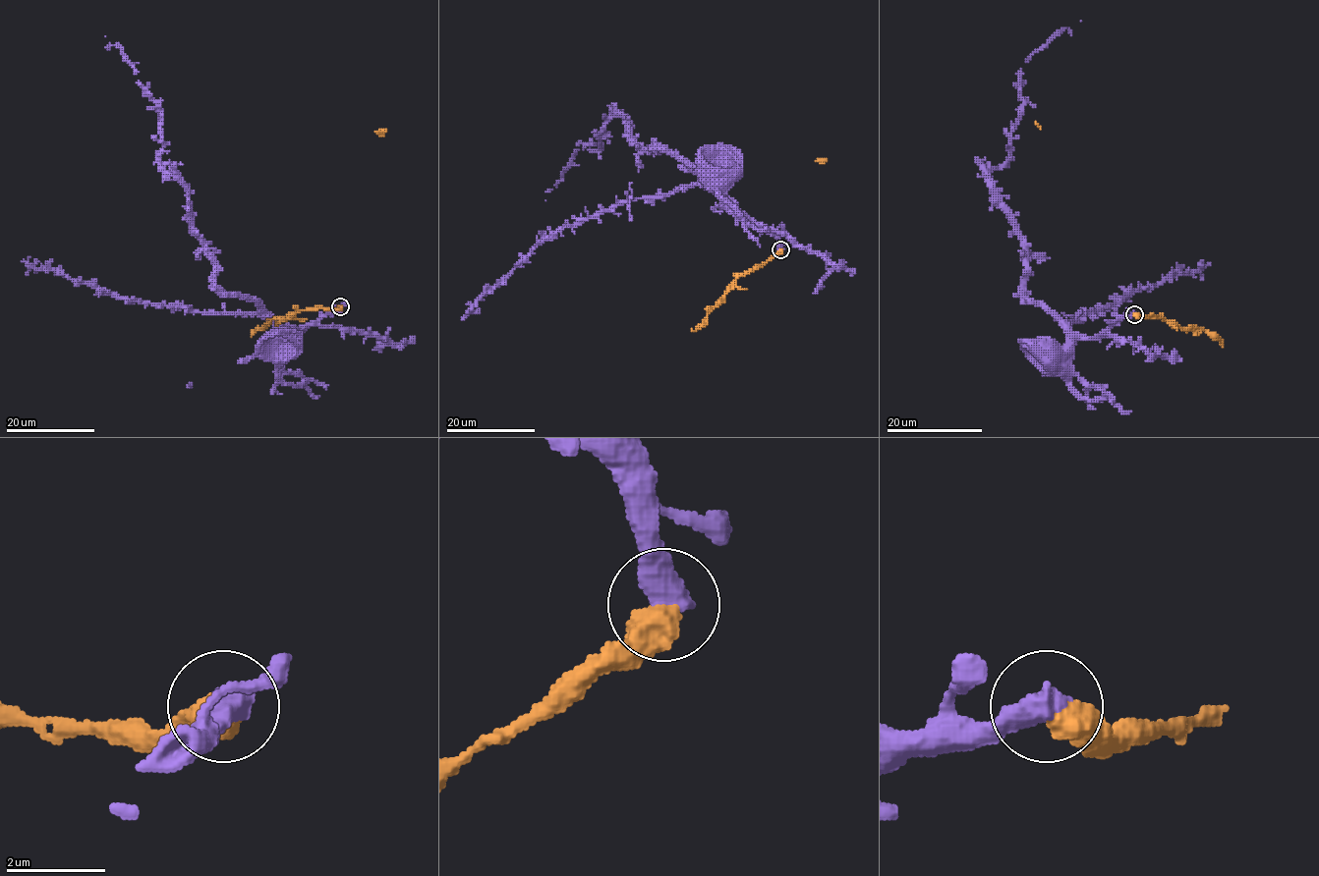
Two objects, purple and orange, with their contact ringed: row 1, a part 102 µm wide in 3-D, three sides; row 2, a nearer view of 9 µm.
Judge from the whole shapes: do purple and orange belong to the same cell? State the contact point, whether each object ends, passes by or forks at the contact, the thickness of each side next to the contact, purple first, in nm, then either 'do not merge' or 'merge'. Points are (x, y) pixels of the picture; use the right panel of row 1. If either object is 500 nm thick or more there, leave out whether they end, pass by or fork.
place (1134, 314); calibres 600 and 600 nm; do not merge

